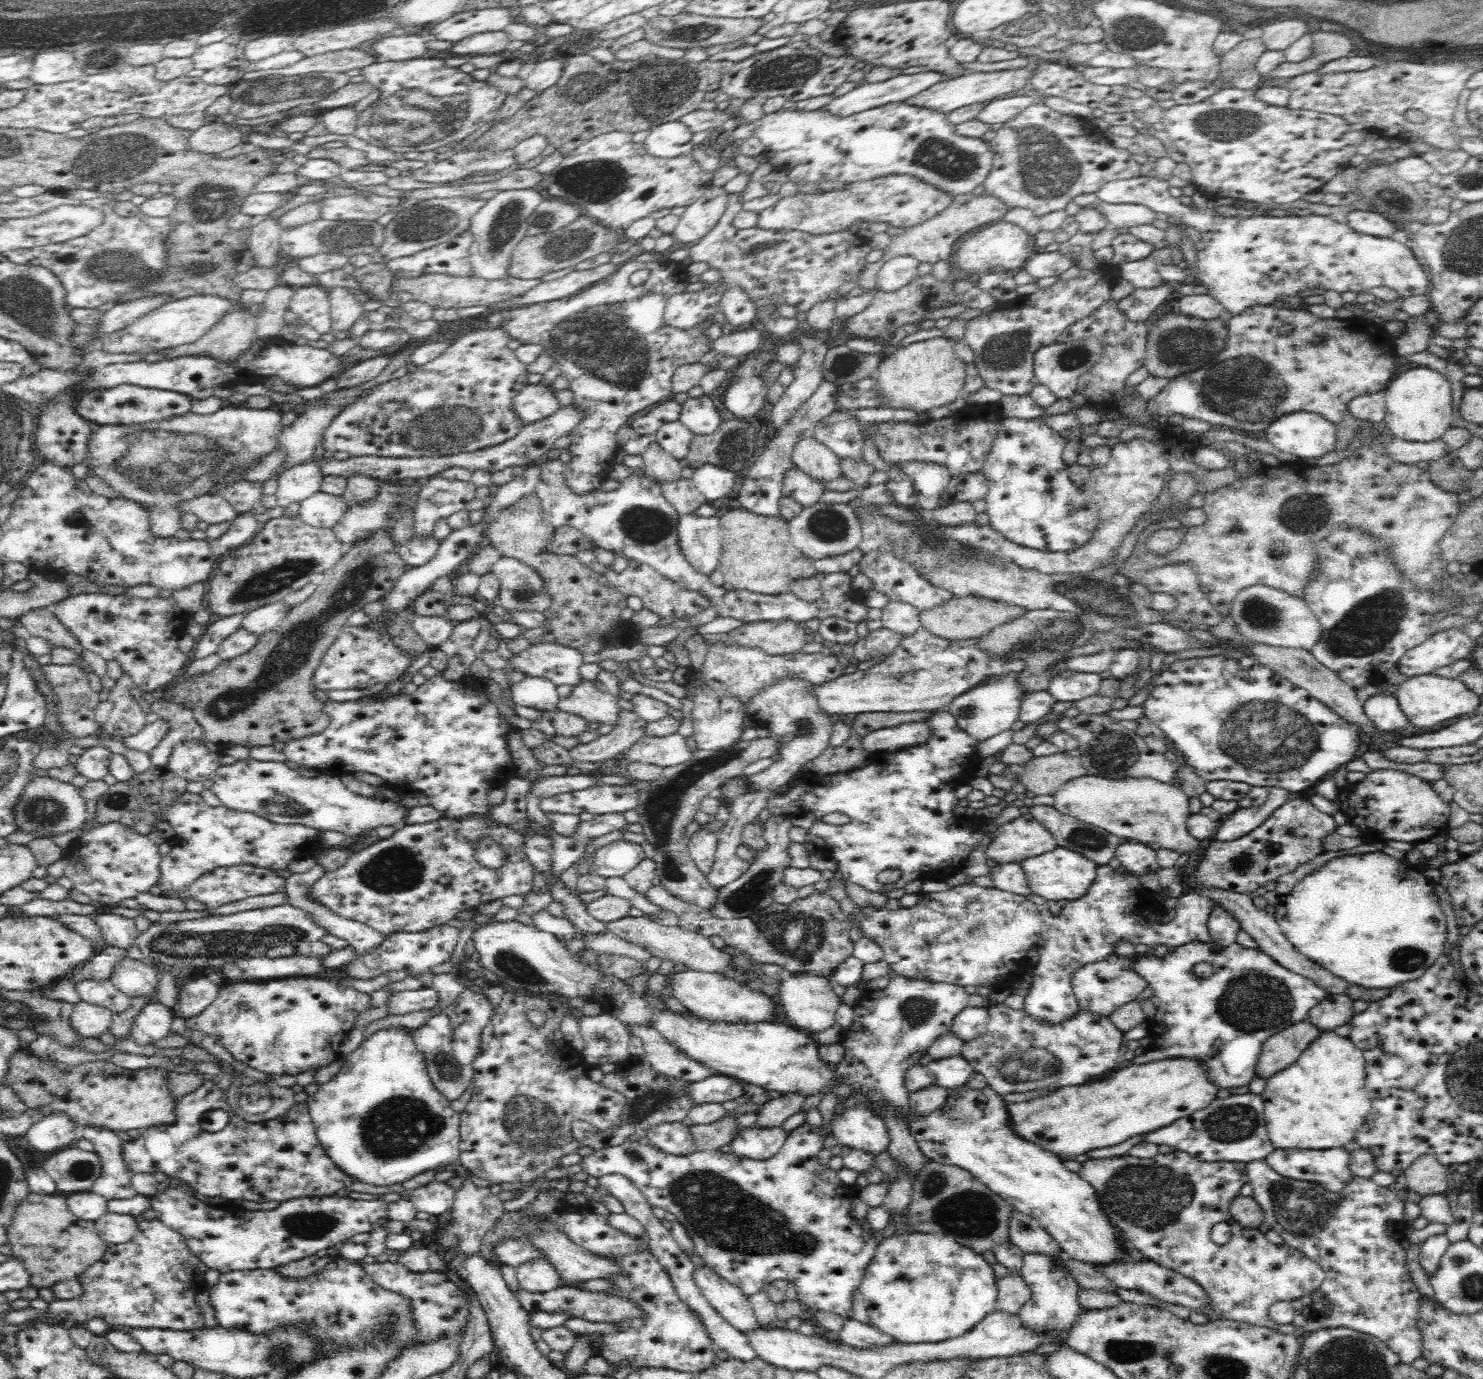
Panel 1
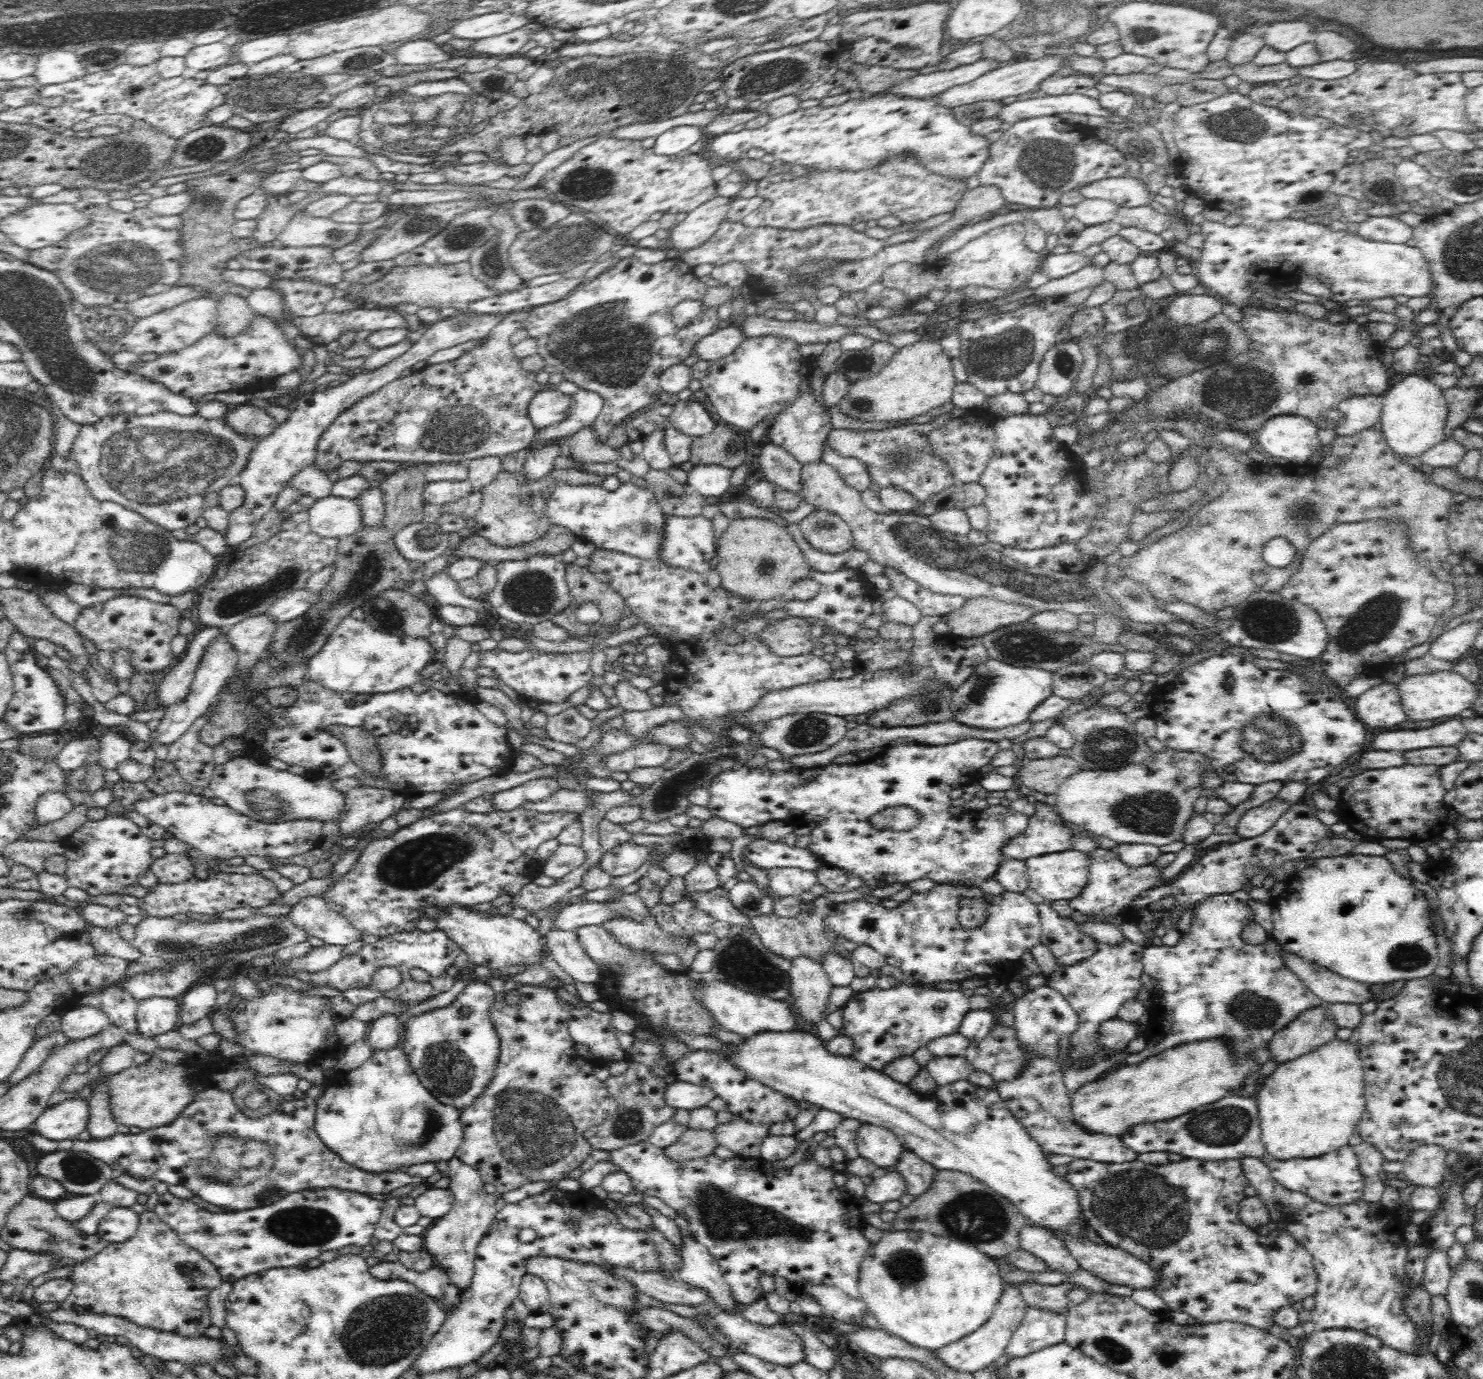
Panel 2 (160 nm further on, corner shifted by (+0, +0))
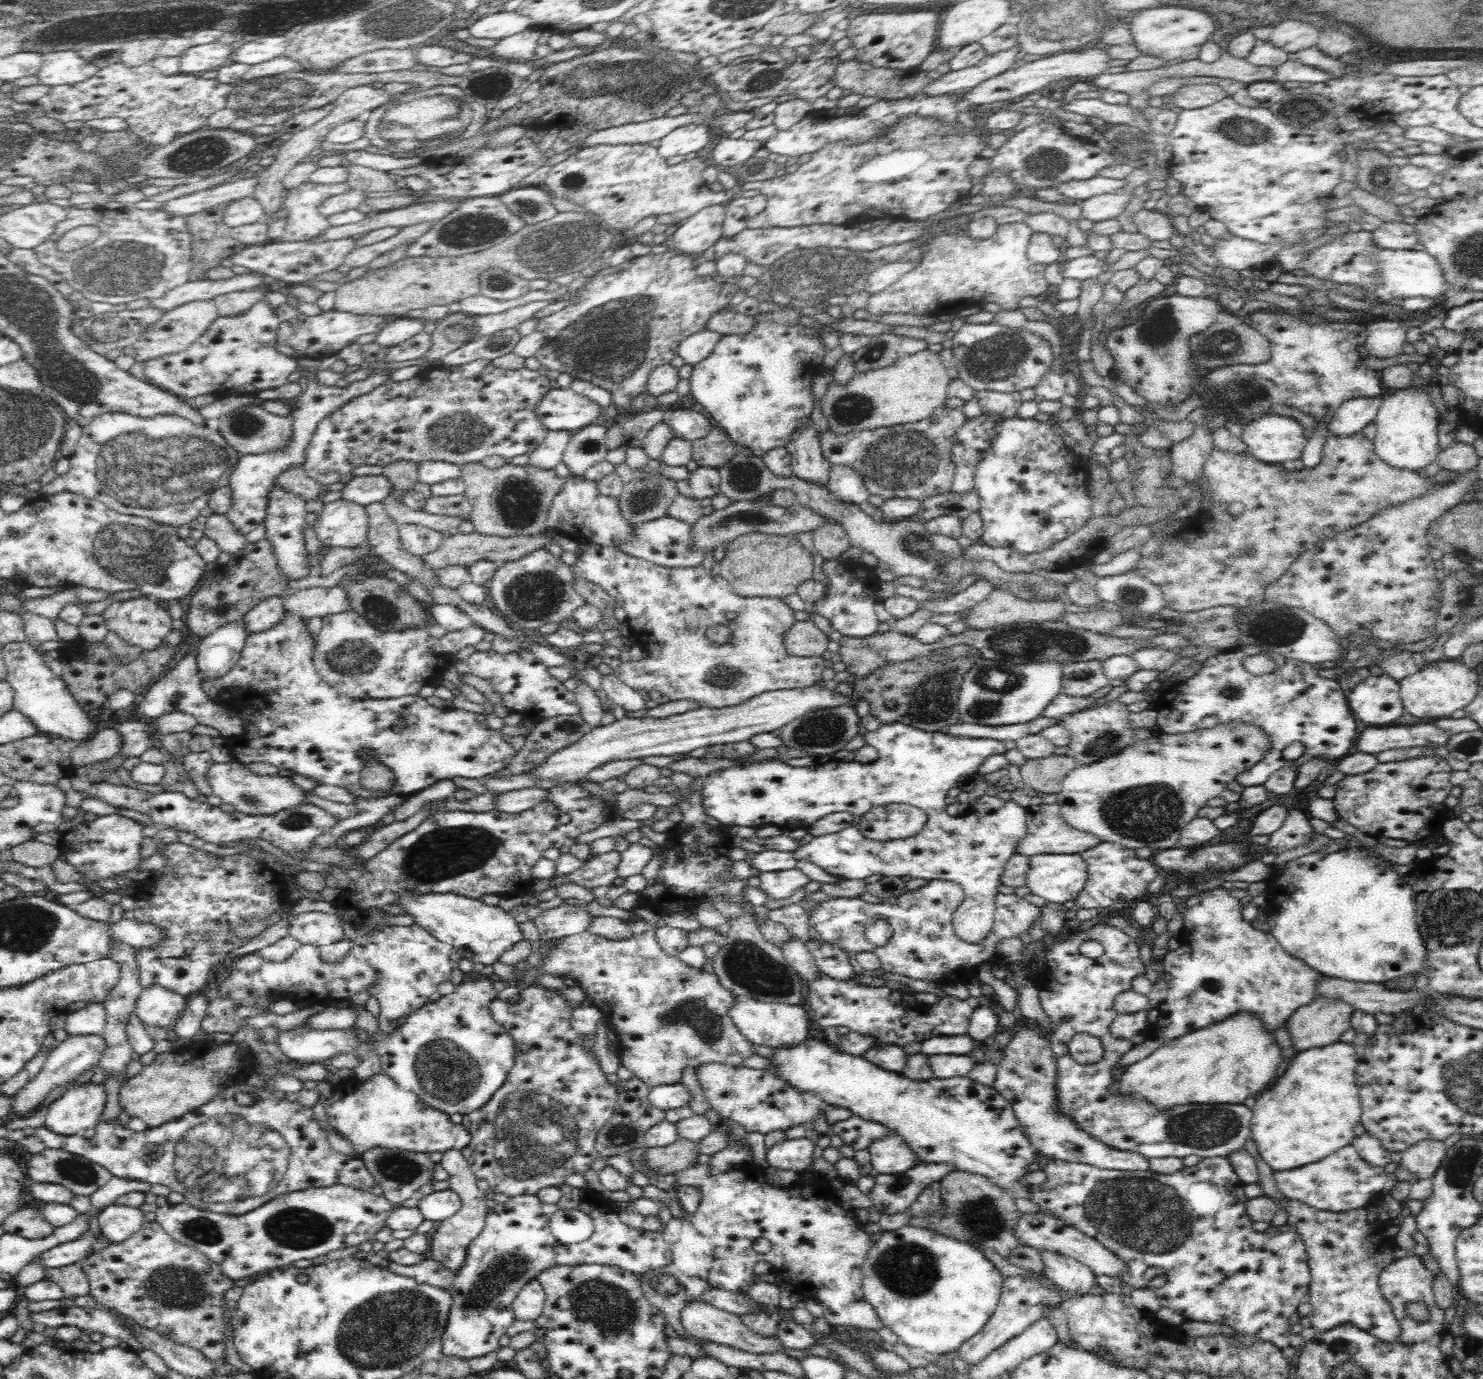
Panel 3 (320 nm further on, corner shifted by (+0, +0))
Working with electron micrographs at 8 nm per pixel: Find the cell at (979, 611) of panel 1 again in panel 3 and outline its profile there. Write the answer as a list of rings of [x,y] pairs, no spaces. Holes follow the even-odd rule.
[[[996,588],[988,598],[970,609],[967,626],[984,630],[1019,622],[1060,621],[1066,614],[1066,607],[1059,598],[1024,600]]]

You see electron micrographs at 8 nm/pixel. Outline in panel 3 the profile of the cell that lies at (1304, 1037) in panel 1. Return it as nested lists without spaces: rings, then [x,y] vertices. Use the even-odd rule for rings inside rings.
[[[1318,995],[1304,1007],[1297,1008],[1288,1020],[1292,1045],[1297,1052],[1319,1048],[1340,1041],[1341,1035],[1352,1028],[1352,1016],[1356,1008],[1342,1001],[1340,997],[1328,999]]]

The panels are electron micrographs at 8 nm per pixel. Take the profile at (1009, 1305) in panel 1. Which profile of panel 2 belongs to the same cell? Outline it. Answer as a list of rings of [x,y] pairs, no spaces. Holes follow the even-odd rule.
[[[1067,1280],[1057,1285],[1023,1282],[1017,1286],[1029,1307],[1048,1311],[1054,1315],[1061,1315],[1070,1306],[1068,1297],[1066,1297],[1070,1288],[1074,1288],[1074,1283]]]

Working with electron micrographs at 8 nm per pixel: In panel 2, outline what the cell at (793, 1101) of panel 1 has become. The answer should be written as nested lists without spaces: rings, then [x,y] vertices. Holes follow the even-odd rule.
[[[734,1119],[727,1124],[718,1124],[712,1132],[717,1146],[726,1147],[744,1159],[758,1159],[761,1156],[760,1147],[767,1138],[768,1130],[768,1126]]]

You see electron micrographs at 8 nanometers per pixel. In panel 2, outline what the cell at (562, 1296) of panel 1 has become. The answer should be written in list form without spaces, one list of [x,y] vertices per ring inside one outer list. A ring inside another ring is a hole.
[[[643,1307],[633,1316],[638,1322],[643,1322],[650,1331],[655,1330],[664,1335],[668,1333],[682,1333],[688,1339],[698,1343],[711,1360],[717,1360],[729,1355],[727,1348],[714,1340],[704,1328],[698,1326],[696,1320],[679,1316],[678,1314],[656,1307]]]

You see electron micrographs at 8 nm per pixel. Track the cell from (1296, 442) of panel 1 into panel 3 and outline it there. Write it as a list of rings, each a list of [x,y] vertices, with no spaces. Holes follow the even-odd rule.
[[[1282,415],[1262,416],[1255,418],[1249,423],[1243,424],[1240,438],[1246,445],[1246,452],[1254,459],[1266,464],[1282,466],[1288,460],[1296,460],[1301,457],[1302,448],[1307,442],[1302,435],[1303,428],[1296,419]]]

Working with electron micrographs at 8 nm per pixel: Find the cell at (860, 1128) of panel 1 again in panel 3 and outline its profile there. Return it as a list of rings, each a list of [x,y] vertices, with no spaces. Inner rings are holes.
[[[899,1135],[892,1136],[892,1138],[884,1138],[884,1140],[876,1140],[876,1142],[872,1142],[872,1144],[868,1146],[868,1149],[871,1154],[873,1168],[875,1168],[880,1175],[902,1174],[920,1163],[914,1151],[908,1147],[908,1144],[906,1144]]]

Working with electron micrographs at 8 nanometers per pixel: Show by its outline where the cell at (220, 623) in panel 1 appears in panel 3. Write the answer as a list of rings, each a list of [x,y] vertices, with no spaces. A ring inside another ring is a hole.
[[[196,646],[188,656],[180,660],[174,668],[157,679],[143,694],[142,701],[136,706],[134,712],[129,716],[128,720],[135,718],[157,719],[159,716],[169,712],[185,712],[196,718],[196,724],[203,724],[210,726],[219,732],[219,736],[226,739],[237,737],[243,733],[242,721],[240,717],[233,712],[230,707],[220,707],[218,702],[208,699],[206,693],[200,687],[200,676],[198,674],[199,668],[197,667]]]

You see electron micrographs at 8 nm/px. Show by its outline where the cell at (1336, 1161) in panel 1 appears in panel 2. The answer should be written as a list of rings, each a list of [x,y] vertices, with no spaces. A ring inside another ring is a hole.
[[[1351,1146],[1337,1148],[1313,1159],[1282,1161],[1271,1158],[1267,1165],[1274,1180],[1282,1187],[1292,1192],[1304,1193],[1310,1199],[1332,1207],[1360,1200],[1368,1187],[1360,1170],[1358,1157]]]

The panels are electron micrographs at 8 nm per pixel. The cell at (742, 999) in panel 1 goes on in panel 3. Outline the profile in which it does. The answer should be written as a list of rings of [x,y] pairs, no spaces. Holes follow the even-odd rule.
[[[758,1000],[736,1001],[730,1010],[730,1017],[732,1017],[734,1025],[740,1029],[740,1033],[754,1045],[780,1049],[792,1048],[792,1045],[808,1042],[809,1019],[805,1006],[767,1004]]]

